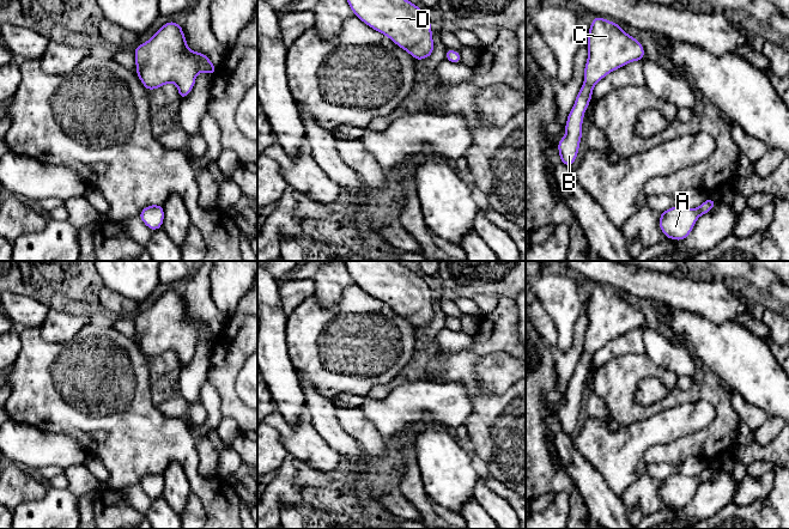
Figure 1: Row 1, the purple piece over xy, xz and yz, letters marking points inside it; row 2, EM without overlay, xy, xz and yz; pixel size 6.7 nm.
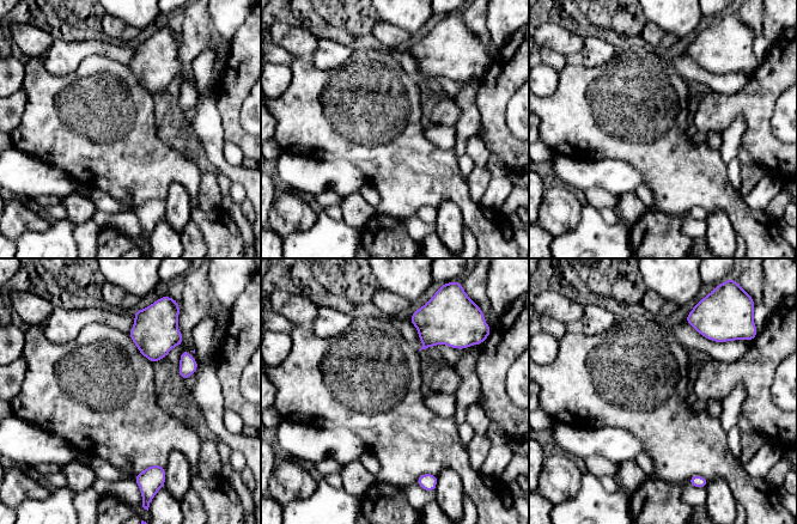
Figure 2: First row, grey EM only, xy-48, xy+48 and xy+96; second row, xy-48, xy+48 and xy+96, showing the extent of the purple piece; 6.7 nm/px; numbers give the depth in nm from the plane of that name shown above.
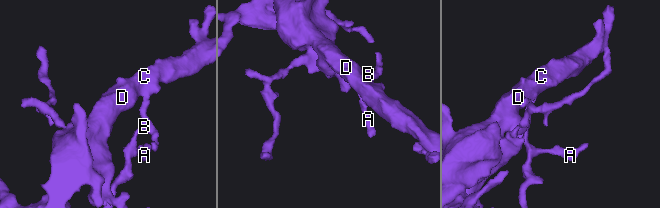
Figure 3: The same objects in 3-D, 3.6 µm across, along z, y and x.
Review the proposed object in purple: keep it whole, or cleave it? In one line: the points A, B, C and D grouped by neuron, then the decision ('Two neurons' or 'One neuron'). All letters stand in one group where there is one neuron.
Groups: A B C D. One neuron

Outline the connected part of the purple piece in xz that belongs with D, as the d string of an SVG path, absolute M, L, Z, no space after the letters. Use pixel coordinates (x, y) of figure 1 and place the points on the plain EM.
M345 261L359 286L371 297L389 305L415 329L431 324L435 311L426 281L397 261Z

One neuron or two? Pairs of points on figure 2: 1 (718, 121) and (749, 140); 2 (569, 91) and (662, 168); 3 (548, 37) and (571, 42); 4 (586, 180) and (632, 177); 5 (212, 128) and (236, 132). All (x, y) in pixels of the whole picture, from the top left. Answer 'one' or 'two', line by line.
1: one
2: one
3: one
4: one
5: two

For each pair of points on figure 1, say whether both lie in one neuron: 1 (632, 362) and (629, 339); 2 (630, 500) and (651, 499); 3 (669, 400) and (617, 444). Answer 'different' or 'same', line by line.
1: different
2: same
3: different

